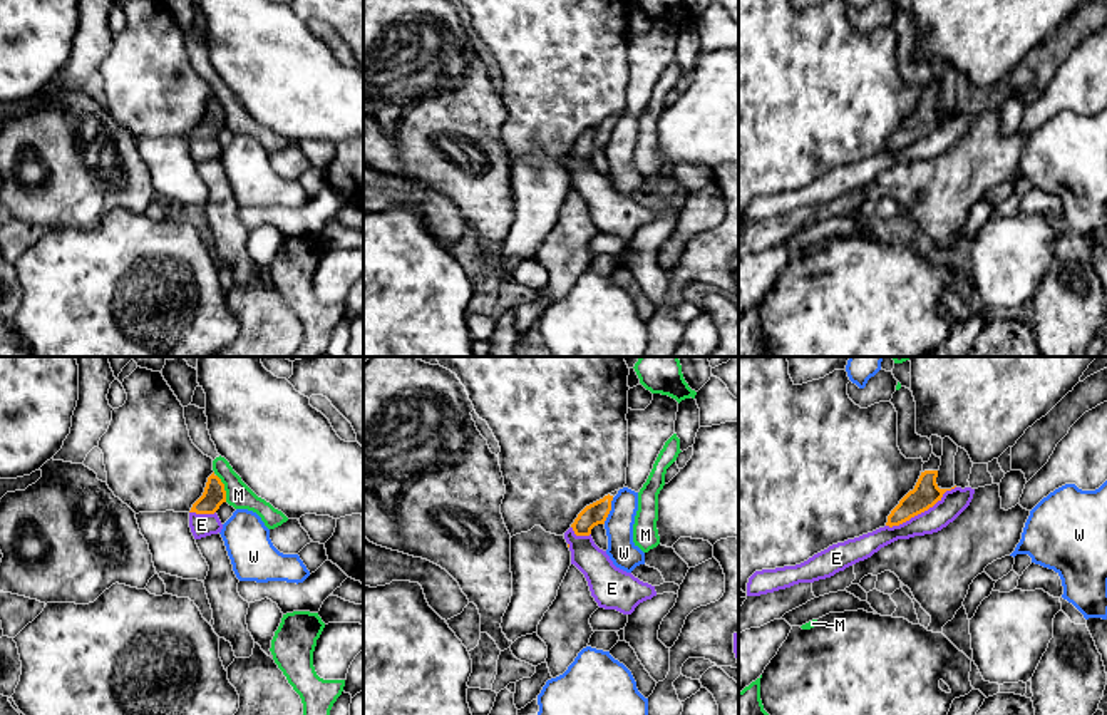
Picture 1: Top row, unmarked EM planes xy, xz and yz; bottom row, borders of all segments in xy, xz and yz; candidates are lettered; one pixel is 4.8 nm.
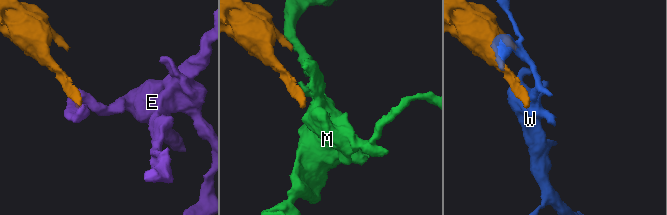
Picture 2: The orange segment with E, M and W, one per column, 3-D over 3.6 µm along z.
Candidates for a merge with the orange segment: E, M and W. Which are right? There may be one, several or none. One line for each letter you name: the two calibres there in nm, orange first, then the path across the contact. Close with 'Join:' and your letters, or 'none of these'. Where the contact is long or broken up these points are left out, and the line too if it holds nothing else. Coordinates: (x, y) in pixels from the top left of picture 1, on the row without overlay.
Join: none of these

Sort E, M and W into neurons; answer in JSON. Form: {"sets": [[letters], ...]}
{"sets": [["E"], ["M"], ["W"]]}

